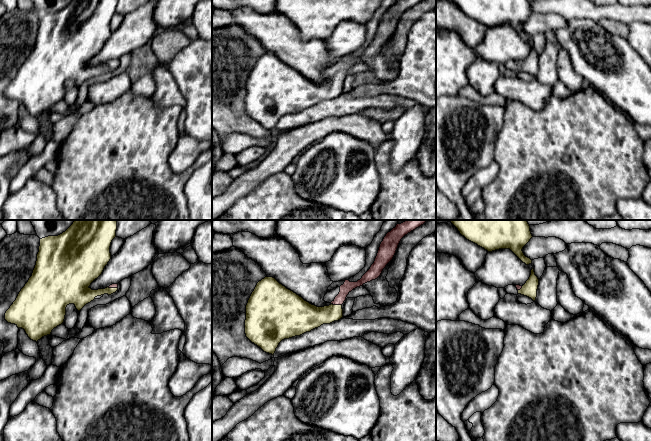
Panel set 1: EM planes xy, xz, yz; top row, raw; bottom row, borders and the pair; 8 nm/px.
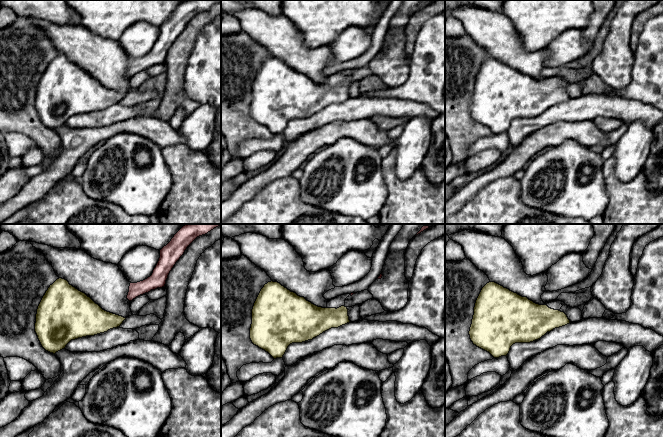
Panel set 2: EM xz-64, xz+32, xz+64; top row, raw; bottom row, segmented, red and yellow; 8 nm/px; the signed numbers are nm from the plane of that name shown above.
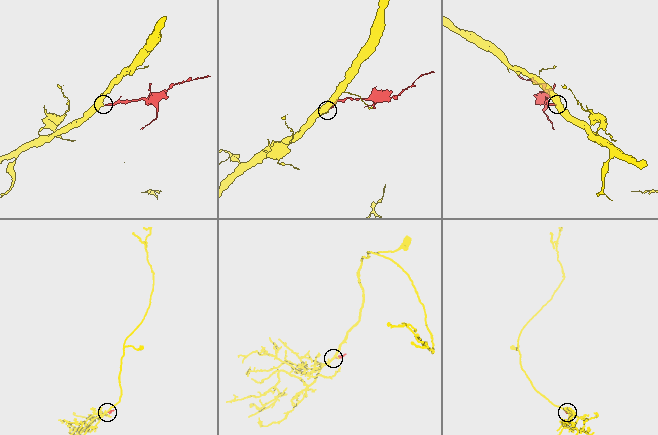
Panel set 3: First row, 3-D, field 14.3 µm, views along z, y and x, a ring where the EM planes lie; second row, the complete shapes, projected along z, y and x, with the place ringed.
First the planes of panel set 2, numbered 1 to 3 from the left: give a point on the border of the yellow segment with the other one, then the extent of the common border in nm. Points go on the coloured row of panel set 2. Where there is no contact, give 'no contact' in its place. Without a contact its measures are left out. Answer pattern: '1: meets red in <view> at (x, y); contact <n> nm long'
1: no contact
2: no contact
3: no contact

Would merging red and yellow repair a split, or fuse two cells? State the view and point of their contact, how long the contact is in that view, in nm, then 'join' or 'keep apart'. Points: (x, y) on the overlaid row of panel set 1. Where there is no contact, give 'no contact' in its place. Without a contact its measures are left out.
meets red in xz at (336, 304); contact 90 nm long; join

